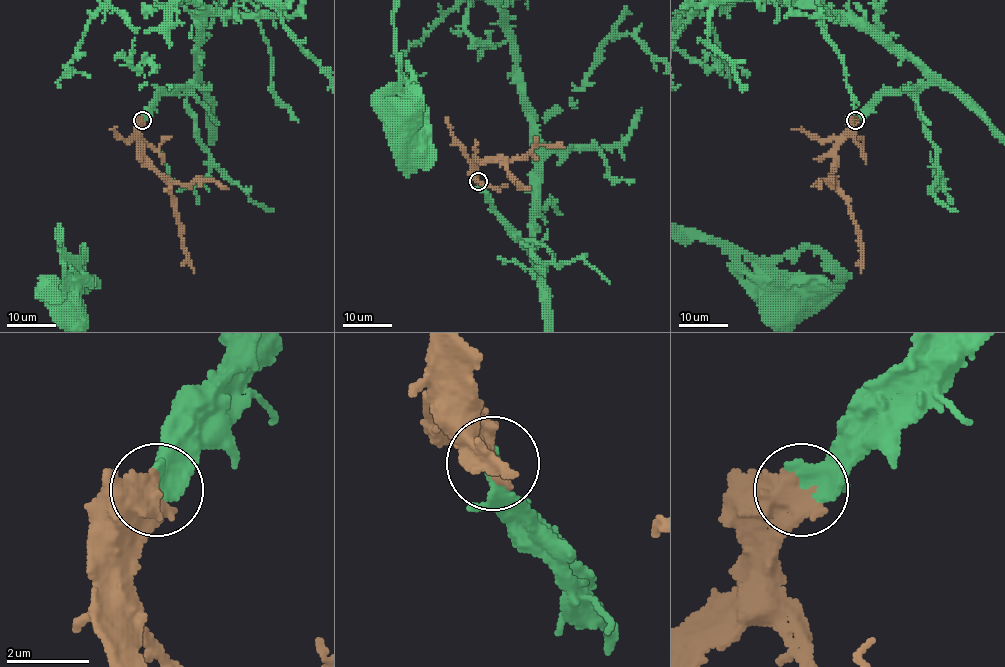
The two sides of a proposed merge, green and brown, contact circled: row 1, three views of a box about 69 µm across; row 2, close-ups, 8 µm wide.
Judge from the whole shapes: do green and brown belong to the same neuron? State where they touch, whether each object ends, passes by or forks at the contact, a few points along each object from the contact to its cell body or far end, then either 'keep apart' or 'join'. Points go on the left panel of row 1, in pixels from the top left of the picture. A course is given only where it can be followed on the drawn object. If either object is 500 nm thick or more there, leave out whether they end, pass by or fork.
place (142, 120); course brown (142, 120), (140, 132), (144, 158), (167, 183), (172, 194), (175, 213), (181, 224), (183, 249), (194, 273); join

